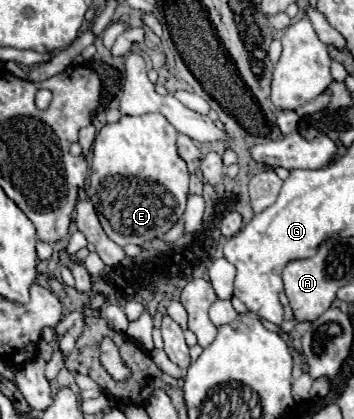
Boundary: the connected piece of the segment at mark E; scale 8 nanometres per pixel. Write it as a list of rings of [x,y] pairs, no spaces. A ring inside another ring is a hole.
[[[148,113],[140,117],[122,117],[118,123],[104,125],[96,135],[92,147],[92,163],[90,163],[90,189],[88,197],[96,207],[98,219],[106,235],[118,245],[146,245],[152,239],[162,239],[162,235],[172,229],[184,215],[186,197],[188,197],[188,167],[186,161],[178,155],[176,149],[176,129],[168,123],[168,119],[160,113]]]

